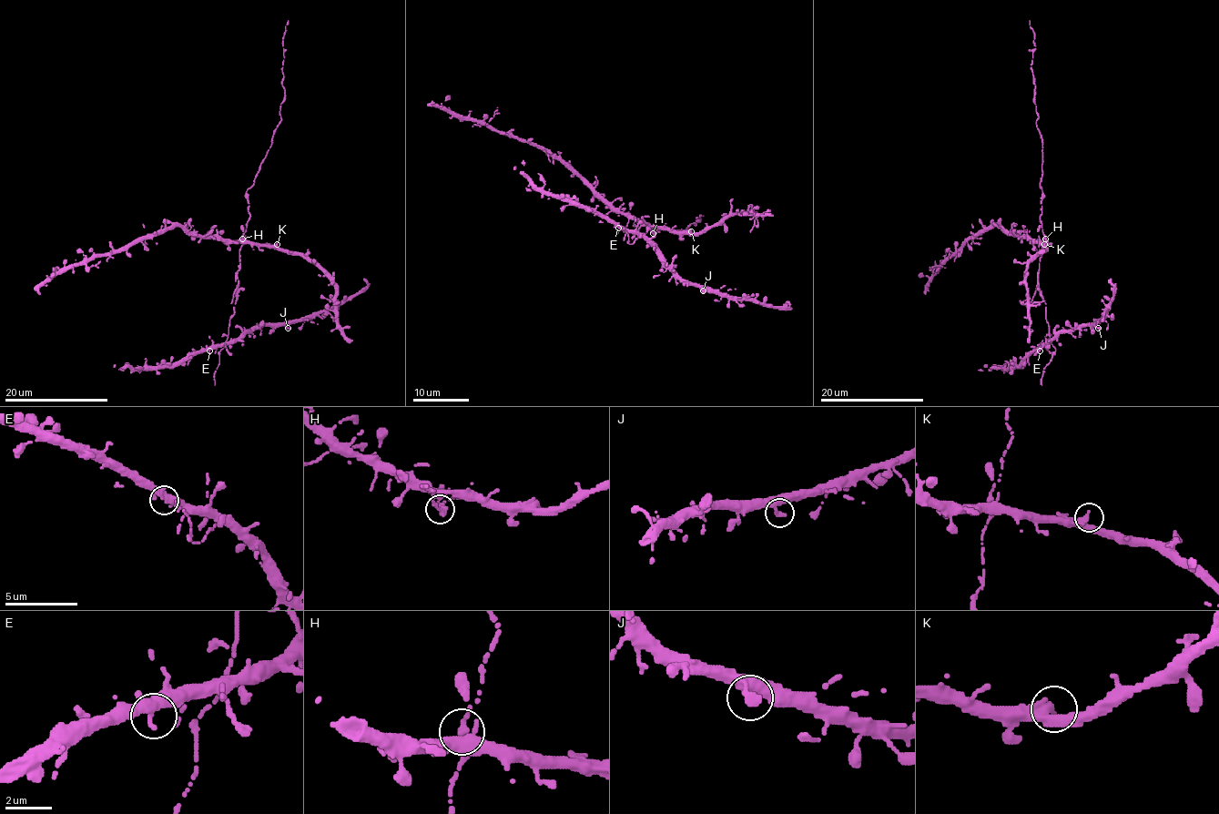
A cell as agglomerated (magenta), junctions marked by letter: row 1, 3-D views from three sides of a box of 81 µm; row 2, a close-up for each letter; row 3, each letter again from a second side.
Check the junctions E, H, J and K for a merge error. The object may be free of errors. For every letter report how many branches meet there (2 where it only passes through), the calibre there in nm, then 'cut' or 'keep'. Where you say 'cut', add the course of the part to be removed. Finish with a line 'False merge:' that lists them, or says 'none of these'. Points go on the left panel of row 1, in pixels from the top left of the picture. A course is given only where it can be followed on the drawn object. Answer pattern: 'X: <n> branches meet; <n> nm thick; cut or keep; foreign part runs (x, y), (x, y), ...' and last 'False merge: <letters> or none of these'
E: 2 branches meet; 280 nm thick; keep
H: 2 branches meet; 360 nm thick; keep
J: 1 branches meet; 380 nm thick; keep
K: 2 branches meet; 340 nm thick; keep
False merge: none of these

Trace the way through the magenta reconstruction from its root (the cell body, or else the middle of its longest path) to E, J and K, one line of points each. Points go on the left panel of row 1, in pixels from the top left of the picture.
E: (239, 255), (236, 279), (238, 280), (237, 300), (234, 314), (229, 320), (228, 341), (209, 351)
J: (239, 255), (237, 300), (227, 341), (234, 341), (242, 334), (267, 325), (288, 328)
K: (239, 255), (242, 239), (251, 244), (277, 244)

